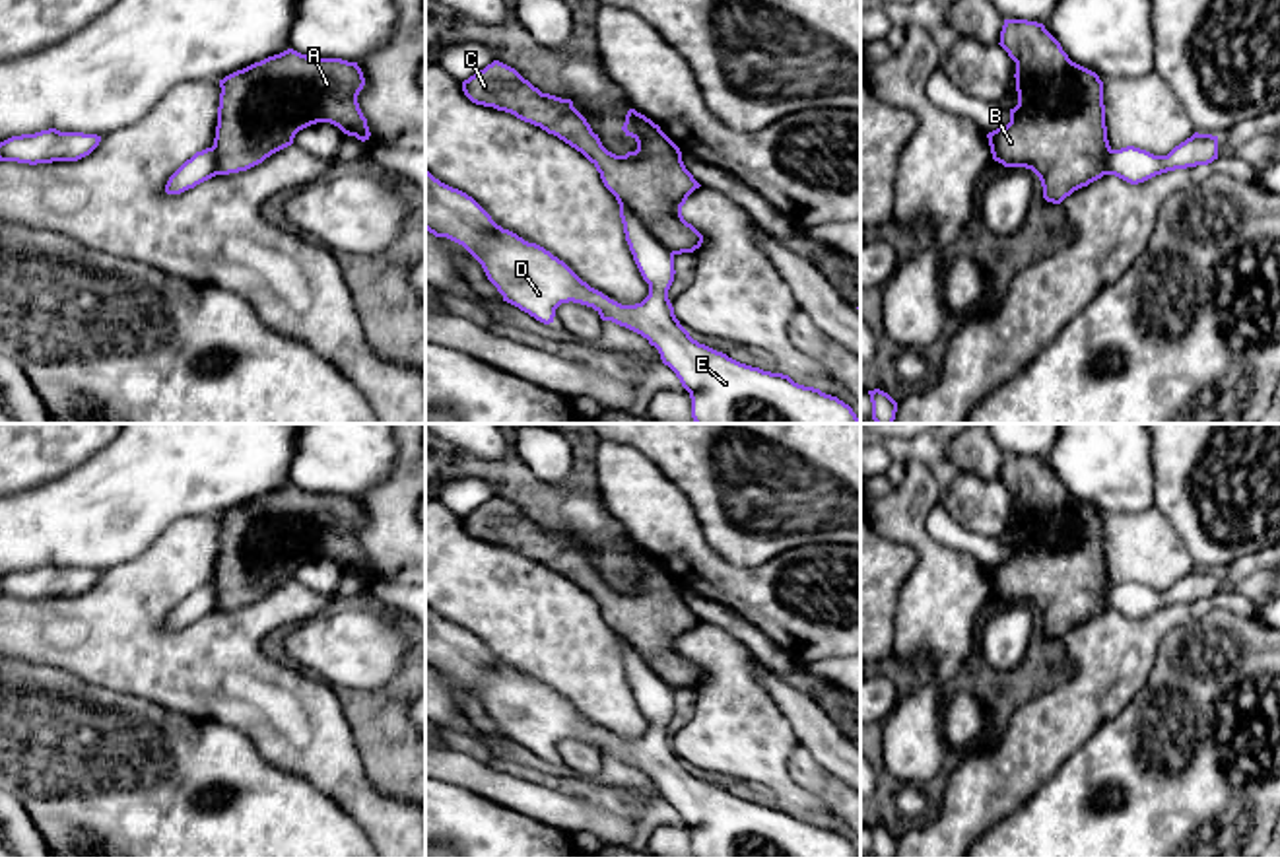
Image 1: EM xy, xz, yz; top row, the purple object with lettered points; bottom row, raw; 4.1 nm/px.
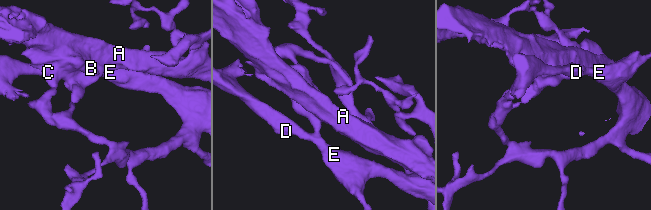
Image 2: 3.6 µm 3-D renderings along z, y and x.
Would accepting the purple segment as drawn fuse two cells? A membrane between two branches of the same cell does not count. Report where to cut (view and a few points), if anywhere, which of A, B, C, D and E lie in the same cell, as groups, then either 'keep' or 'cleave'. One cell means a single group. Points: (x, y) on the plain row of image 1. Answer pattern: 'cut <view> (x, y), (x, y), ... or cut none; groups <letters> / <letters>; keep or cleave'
cut xz (618, 636), (673, 690); groups A B C / D E; cleave

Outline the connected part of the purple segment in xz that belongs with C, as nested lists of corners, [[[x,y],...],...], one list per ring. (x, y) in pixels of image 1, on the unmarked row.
[[[499,496],[464,515],[462,527],[472,538],[511,548],[581,587],[596,602],[604,622],[616,635],[625,639],[672,690],[693,688],[701,682],[703,670],[682,651],[688,632],[701,620],[686,604],[680,583],[645,550],[635,544],[627,546],[622,566],[637,577],[637,585],[616,591],[602,581],[598,569],[592,567],[571,534],[542,529],[515,503]]]

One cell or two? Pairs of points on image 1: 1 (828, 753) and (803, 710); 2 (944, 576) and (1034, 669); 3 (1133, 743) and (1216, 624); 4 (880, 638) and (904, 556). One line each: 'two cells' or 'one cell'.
1: one cell
2: two cells
3: one cell
4: one cell

